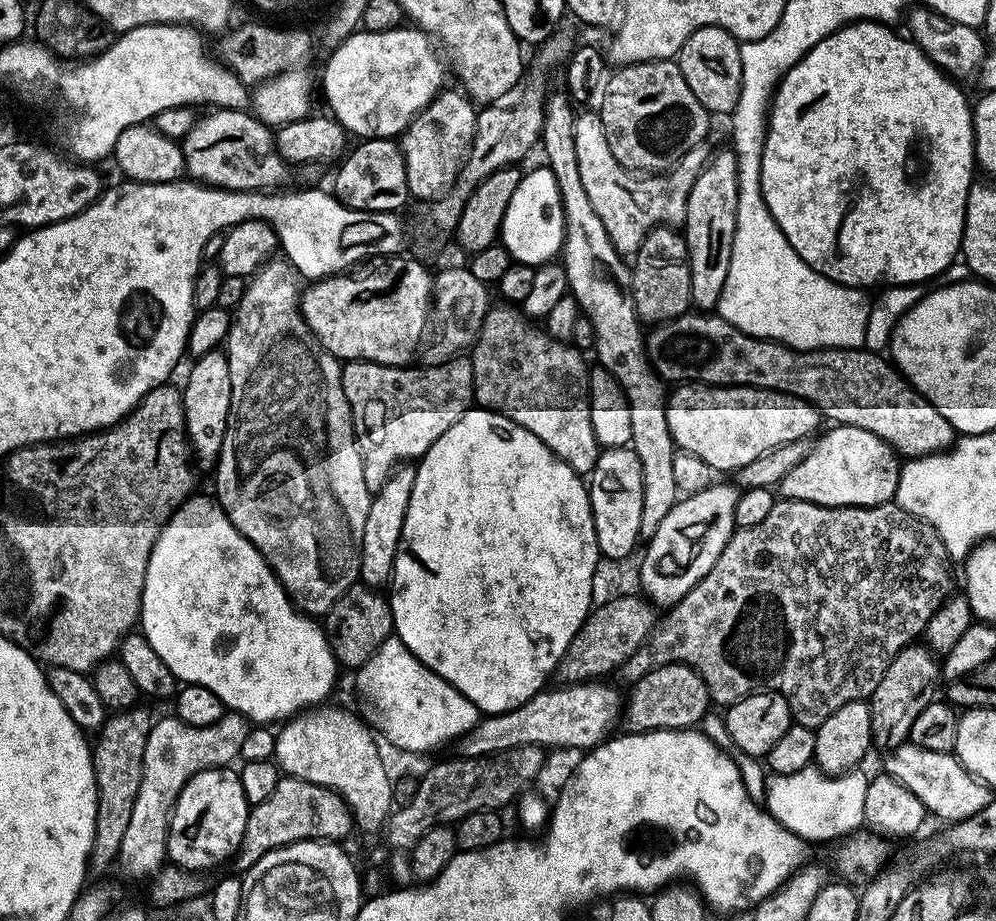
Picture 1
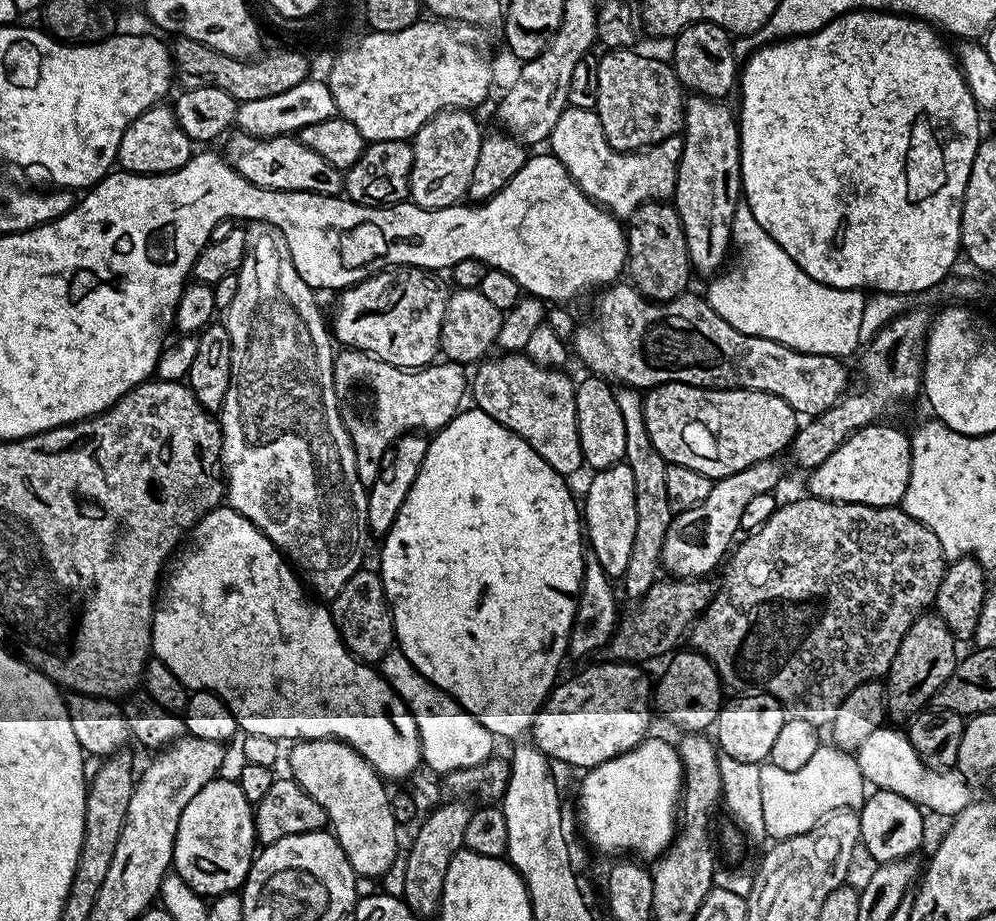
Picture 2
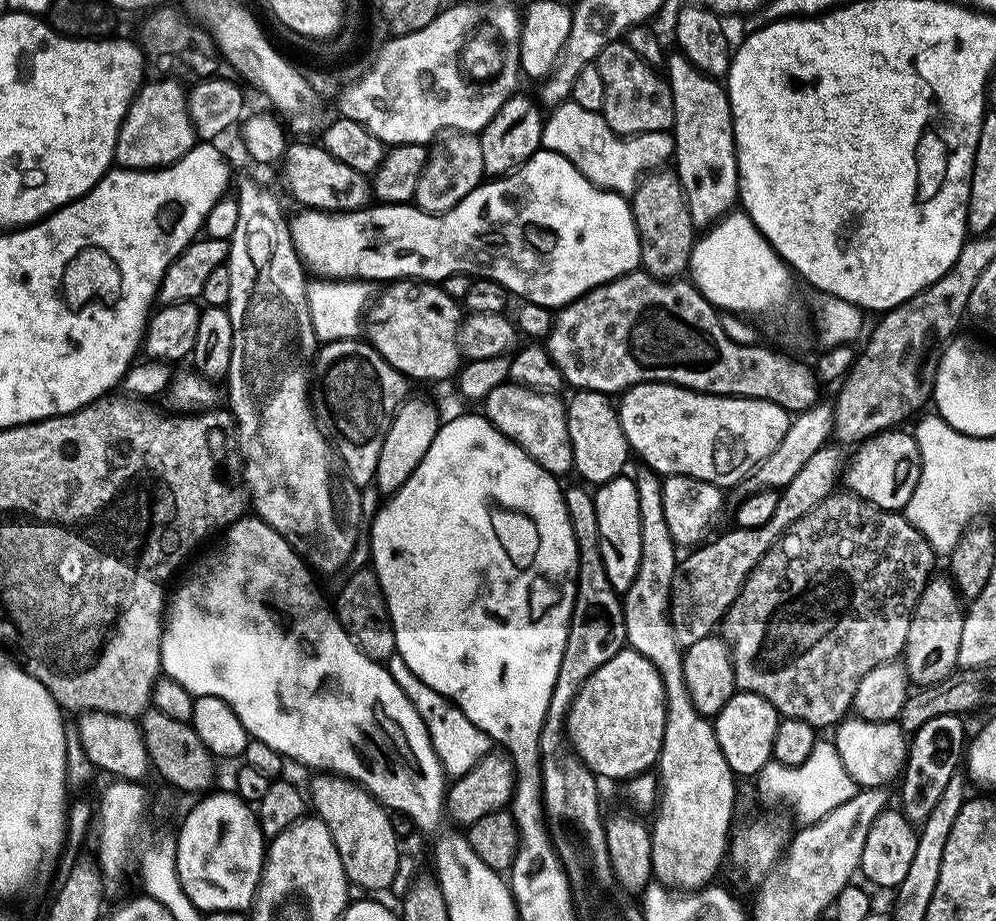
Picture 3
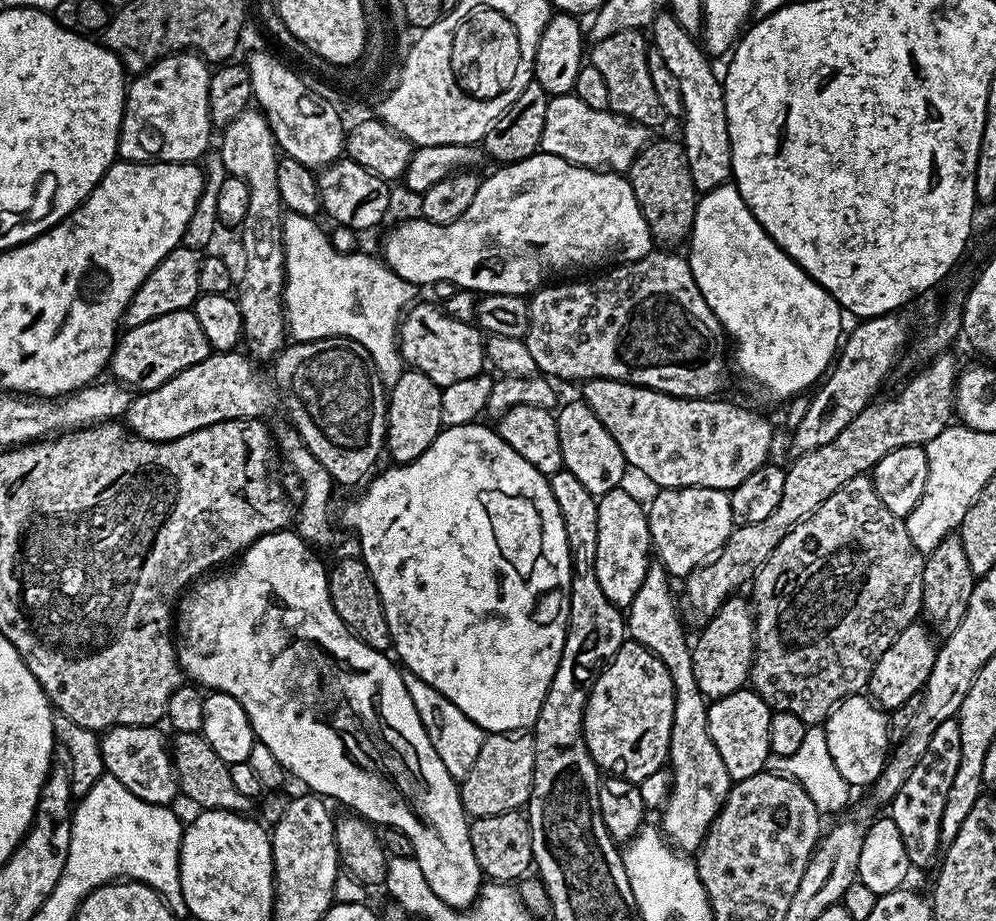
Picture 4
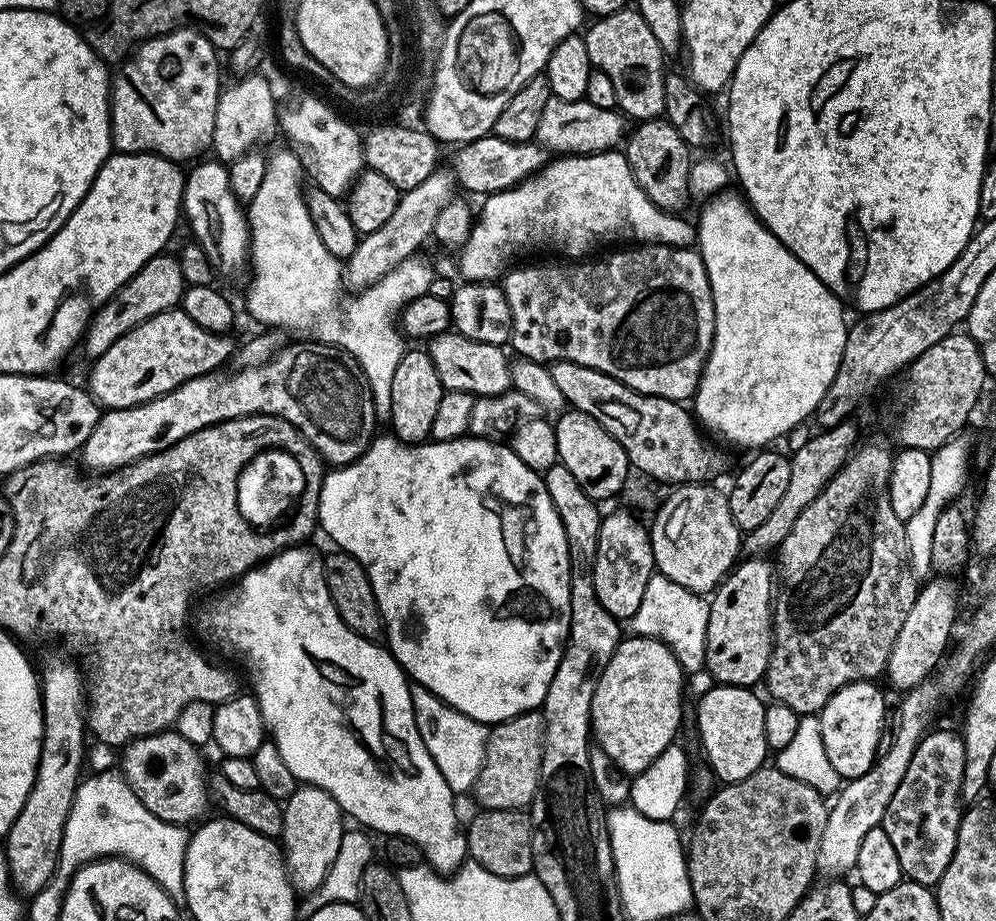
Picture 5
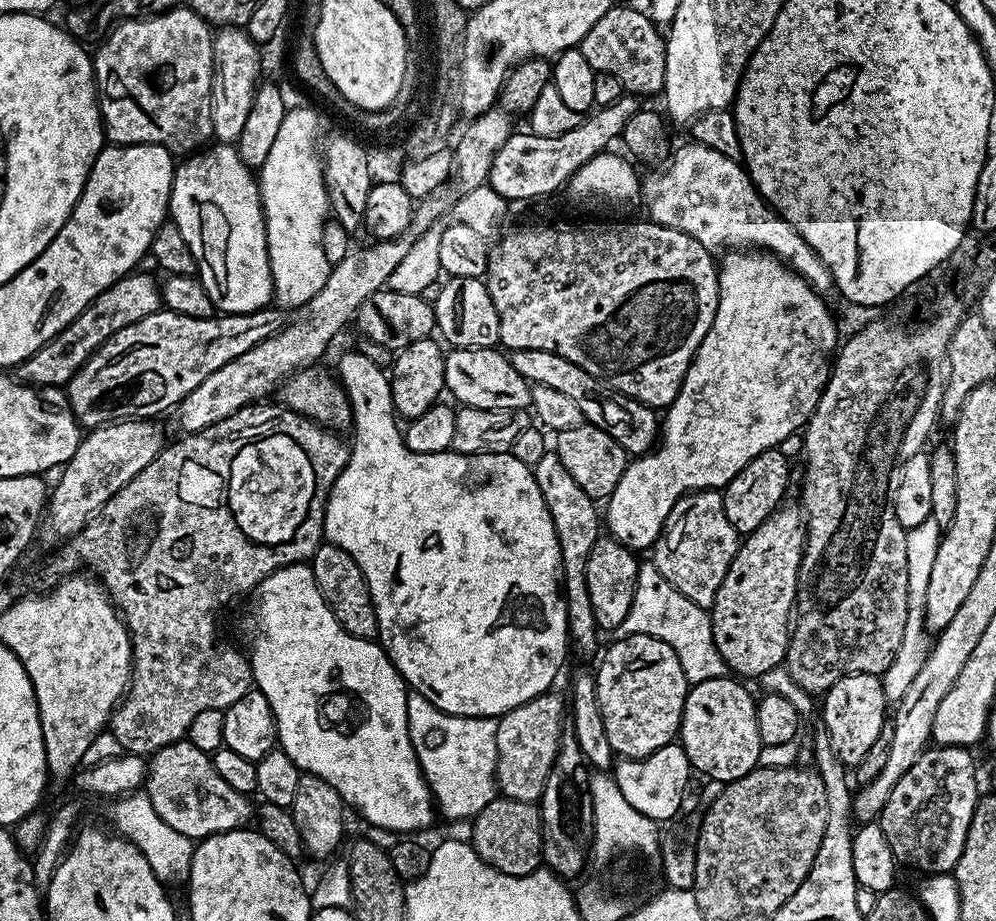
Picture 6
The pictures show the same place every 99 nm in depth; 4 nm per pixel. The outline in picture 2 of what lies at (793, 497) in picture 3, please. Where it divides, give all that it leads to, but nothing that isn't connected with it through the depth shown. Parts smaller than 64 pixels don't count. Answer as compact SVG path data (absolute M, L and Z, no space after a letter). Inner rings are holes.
M657 578L650 590L635 601L636 616L628 612L619 617L616 632L608 642L607 655L612 655L609 657L616 662L645 662L663 652L671 653L711 602L714 588L708 582L704 578Z

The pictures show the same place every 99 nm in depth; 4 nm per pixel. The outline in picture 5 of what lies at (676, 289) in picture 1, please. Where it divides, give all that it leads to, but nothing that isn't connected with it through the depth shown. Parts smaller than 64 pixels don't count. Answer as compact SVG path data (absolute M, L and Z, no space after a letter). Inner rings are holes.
M666 118L645 120L637 123L633 132L627 133L626 143L622 151L628 158L628 165L646 198L654 202L662 211L676 214L681 211L687 200L690 200L690 170L694 163L693 149L682 142L682 134L678 134L674 126L670 126Z

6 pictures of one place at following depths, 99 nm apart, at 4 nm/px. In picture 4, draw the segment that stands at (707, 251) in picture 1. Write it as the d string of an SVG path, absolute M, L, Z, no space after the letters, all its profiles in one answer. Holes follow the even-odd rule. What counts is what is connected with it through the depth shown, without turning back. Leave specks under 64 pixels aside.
M665 10L652 20L650 40L662 56L670 74L678 81L682 95L683 117L682 143L686 162L690 162L690 178L694 178L697 193L709 192L732 180L732 147L726 118L724 87L719 75L710 66L707 53L697 39L680 26L672 13Z

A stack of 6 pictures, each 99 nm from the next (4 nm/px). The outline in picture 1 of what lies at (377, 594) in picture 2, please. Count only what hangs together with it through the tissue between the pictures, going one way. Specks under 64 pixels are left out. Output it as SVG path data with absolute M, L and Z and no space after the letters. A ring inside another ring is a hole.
M351 584L342 594L342 598L338 598L334 606L330 606L330 610L323 617L322 627L330 650L336 655L337 665L344 667L345 664L349 670L361 668L376 653L378 646L382 646L382 642L386 642L386 638L393 635L389 597L367 584Z

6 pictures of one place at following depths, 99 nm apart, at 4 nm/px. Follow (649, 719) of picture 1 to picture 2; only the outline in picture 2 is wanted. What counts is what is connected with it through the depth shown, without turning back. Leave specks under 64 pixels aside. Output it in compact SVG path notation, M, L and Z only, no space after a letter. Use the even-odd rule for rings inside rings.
M695 650L687 651L677 651L671 657L673 660L669 662L668 669L661 674L660 681L655 681L654 708L670 723L684 728L680 730L685 733L704 734L715 725L718 714L726 703L726 689L720 681L718 670L705 656Z

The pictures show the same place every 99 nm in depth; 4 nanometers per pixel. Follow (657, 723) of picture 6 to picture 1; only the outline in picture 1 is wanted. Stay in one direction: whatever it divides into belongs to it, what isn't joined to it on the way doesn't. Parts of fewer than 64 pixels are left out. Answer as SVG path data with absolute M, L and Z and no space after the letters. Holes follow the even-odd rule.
M594 679L589 680L586 684L549 687L547 690L536 692L534 698L530 698L514 710L485 715L465 736L460 737L458 741L459 755L495 756L497 752L521 748L527 744L534 744L545 750L551 750L551 748L584 748L583 750L597 748L599 744L605 743L613 735L612 727L618 724L622 716L622 692L619 692L614 685L604 683L608 682Z

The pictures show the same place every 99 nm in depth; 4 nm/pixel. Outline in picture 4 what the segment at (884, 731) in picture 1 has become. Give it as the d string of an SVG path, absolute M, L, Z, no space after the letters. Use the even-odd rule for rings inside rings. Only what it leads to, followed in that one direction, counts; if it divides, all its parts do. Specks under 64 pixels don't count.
M958 534L942 538L934 550L926 553L922 570L922 616L937 637L943 638L958 630L958 622L962 622L966 614L977 579L970 570L970 562L966 559L962 538Z

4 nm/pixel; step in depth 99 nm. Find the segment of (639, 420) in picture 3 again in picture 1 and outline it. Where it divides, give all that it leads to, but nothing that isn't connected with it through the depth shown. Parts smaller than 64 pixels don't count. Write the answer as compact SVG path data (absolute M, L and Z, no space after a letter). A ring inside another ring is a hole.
M684 382L677 388L680 389L666 400L666 422L670 426L672 441L679 451L698 454L698 458L717 473L735 473L736 469L746 466L746 462L754 462L754 458L762 458L762 454L774 450L774 446L811 437L811 432L822 424L816 405L791 396L789 392L743 386L709 386L699 382Z

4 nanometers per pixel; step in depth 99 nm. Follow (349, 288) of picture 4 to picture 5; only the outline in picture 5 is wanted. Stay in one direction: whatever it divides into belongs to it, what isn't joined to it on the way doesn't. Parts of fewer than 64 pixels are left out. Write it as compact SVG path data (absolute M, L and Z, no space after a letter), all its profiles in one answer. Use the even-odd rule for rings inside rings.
M283 150L284 152L271 153L270 159L267 161L267 168L265 170L265 177L258 189L251 203L247 205L246 215L248 217L248 226L250 229L250 268L253 268L256 273L252 276L252 289L248 292L248 312L257 320L258 323L264 324L260 326L267 326L272 330L285 330L289 328L292 332L309 332L309 337L315 338L317 341L326 344L335 344L337 348L341 348L343 352L348 352L355 358L360 367L360 371L364 373L364 380L368 383L368 389L372 392L372 401L376 407L376 418L380 422L391 421L392 418L392 403L390 402L390 386L394 382L394 370L398 370L398 362L402 362L406 351L406 337L401 329L398 327L398 317L408 304L414 302L416 298L422 298L423 295L428 294L430 284L434 277L434 270L424 260L419 258L411 258L403 261L396 268L386 273L383 278L377 281L376 284L370 285L363 289L359 294L352 294L349 300L340 300L340 282L342 286L342 264L341 261L334 254L330 254L330 250L326 250L326 246L322 246L322 238L318 238L318 230L314 230L314 222L310 222L310 214L308 207L304 201L306 195L305 189L300 189L300 180L302 181L302 169L298 158L291 150Z

